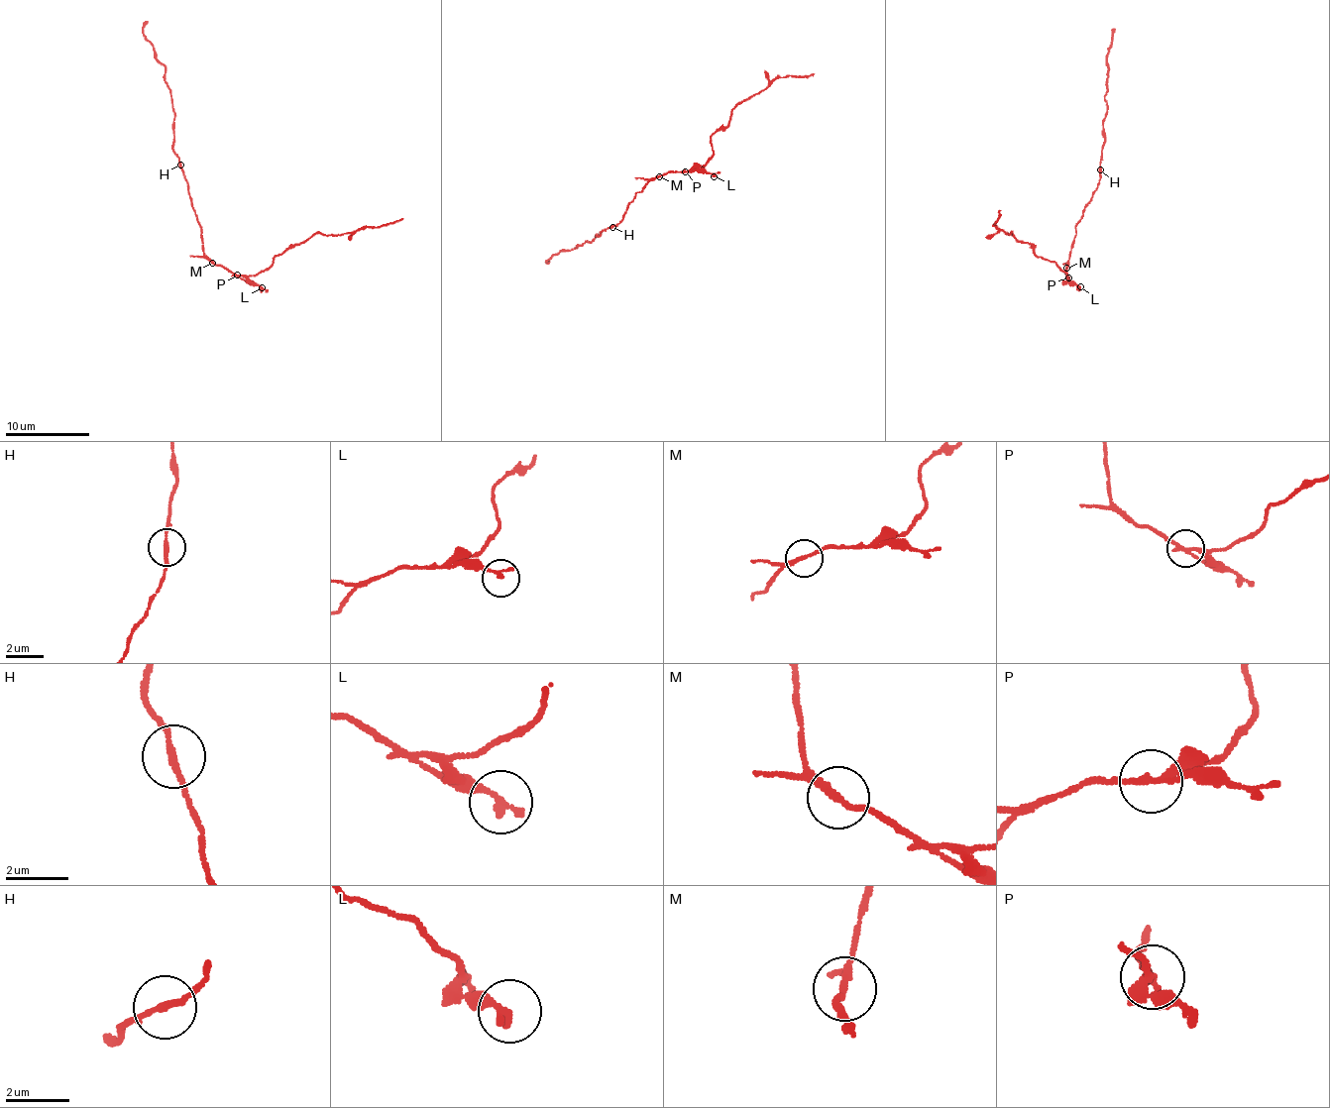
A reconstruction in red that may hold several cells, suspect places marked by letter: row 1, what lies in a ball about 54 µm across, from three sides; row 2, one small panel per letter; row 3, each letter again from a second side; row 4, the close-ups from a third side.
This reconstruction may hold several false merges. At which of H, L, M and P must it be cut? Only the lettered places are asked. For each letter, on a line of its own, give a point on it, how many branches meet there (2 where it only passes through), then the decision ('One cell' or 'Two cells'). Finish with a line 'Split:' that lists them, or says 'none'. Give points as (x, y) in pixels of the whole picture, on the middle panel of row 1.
H: Place: (612, 227). Branches: 2. One cell
L: Place: (714, 176). Branches: 1. One cell
M: Place: (659, 176). Branches: 2. One cell
P: Place: (685, 171). Branches: 2. Two cells
Split: P

